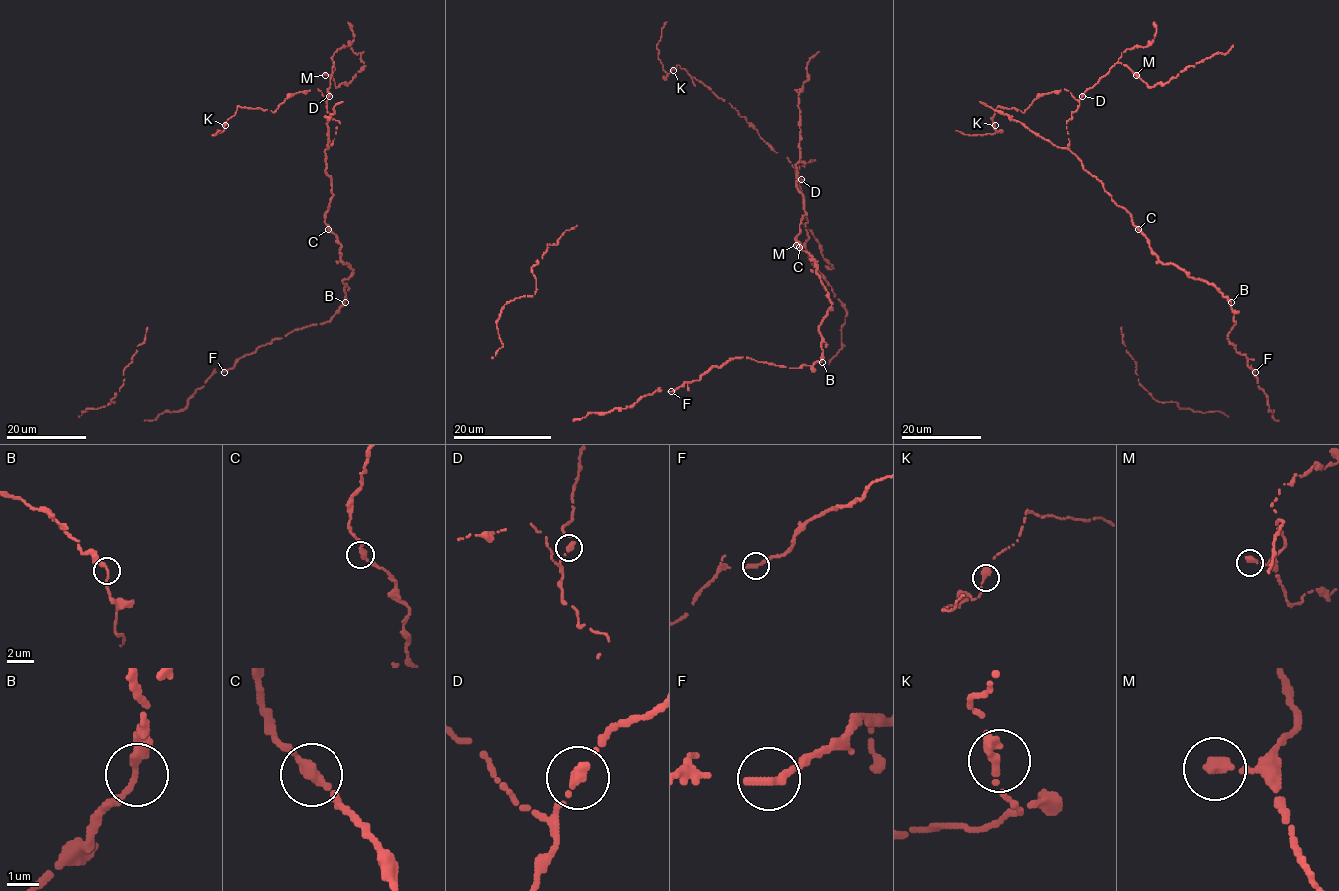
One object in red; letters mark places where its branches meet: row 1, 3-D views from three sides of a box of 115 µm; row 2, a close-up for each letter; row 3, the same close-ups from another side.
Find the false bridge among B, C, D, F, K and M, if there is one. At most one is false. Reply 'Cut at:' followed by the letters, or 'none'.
Cut at: none

